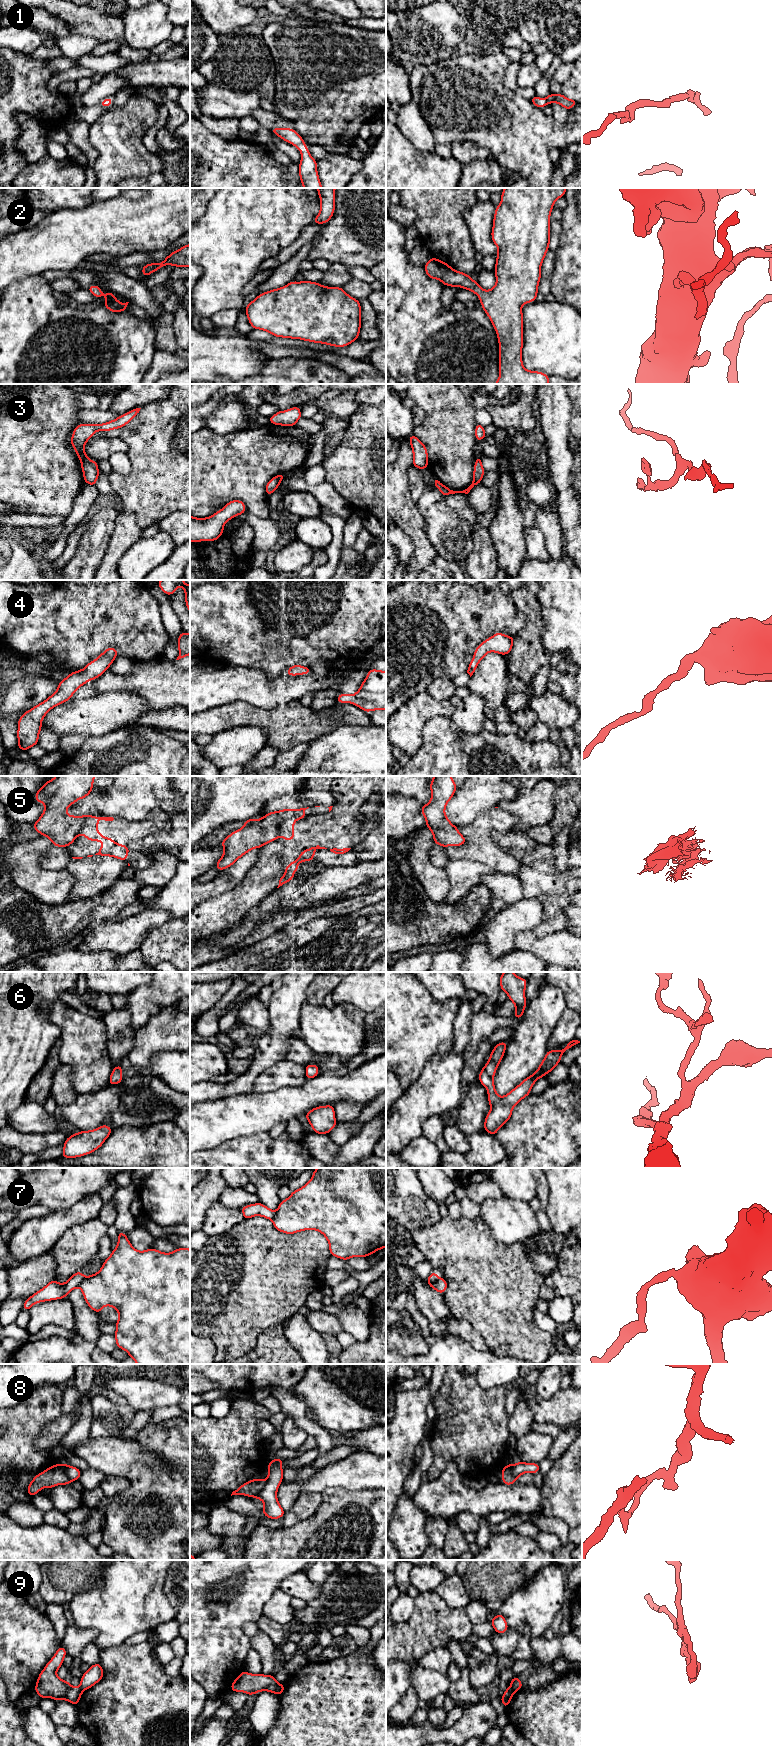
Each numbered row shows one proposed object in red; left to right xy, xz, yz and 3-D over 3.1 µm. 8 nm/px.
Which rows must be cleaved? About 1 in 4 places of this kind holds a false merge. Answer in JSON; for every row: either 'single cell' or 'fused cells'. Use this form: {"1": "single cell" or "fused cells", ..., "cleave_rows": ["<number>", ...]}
{"1": "single cell", "2": "single cell", "3": "single cell", "4": "single cell", "5": "fused cells", "6": "single cell", "7": "fused cells", "8": "fused cells", "9": "fused cells", "cleave_rows": ["5", "7", "8", "9"]}

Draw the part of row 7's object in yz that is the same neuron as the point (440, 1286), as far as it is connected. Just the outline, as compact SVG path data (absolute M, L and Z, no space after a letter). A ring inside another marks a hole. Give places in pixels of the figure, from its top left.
M440 1278L436 1283L428 1283L428 1284L432 1289L436 1290L440 1294L443 1294L448 1286L447 1281L444 1278Z

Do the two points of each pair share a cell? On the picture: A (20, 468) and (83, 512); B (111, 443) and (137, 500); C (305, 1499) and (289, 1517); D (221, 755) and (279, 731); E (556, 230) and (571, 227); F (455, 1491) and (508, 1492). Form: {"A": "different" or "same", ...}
{"A": "different", "B": "different", "C": "same", "D": "different", "E": "different", "F": "same"}

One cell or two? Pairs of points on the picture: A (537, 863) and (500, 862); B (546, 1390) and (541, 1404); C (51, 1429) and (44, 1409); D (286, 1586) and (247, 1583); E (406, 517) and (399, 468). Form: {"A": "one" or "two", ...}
{"A": "two", "B": "two", "C": "two", "D": "two", "E": "one"}

